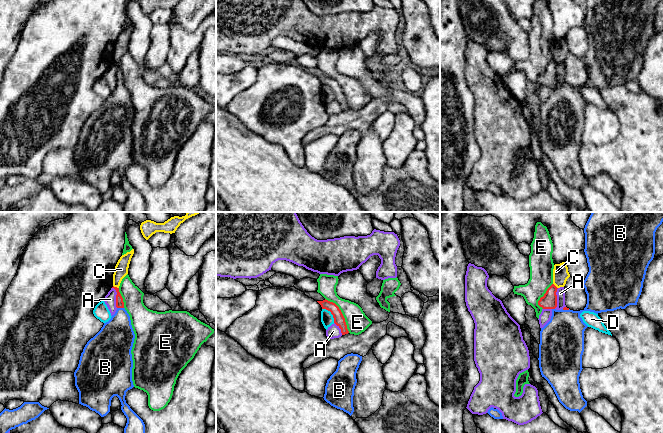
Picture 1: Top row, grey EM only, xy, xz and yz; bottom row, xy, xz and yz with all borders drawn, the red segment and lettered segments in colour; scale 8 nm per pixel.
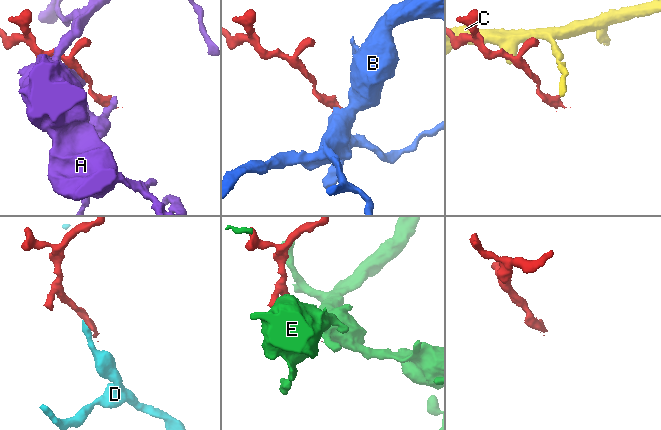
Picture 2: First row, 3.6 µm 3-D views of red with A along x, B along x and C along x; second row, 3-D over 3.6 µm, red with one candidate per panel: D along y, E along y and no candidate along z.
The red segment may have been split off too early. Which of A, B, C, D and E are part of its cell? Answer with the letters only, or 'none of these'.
B

